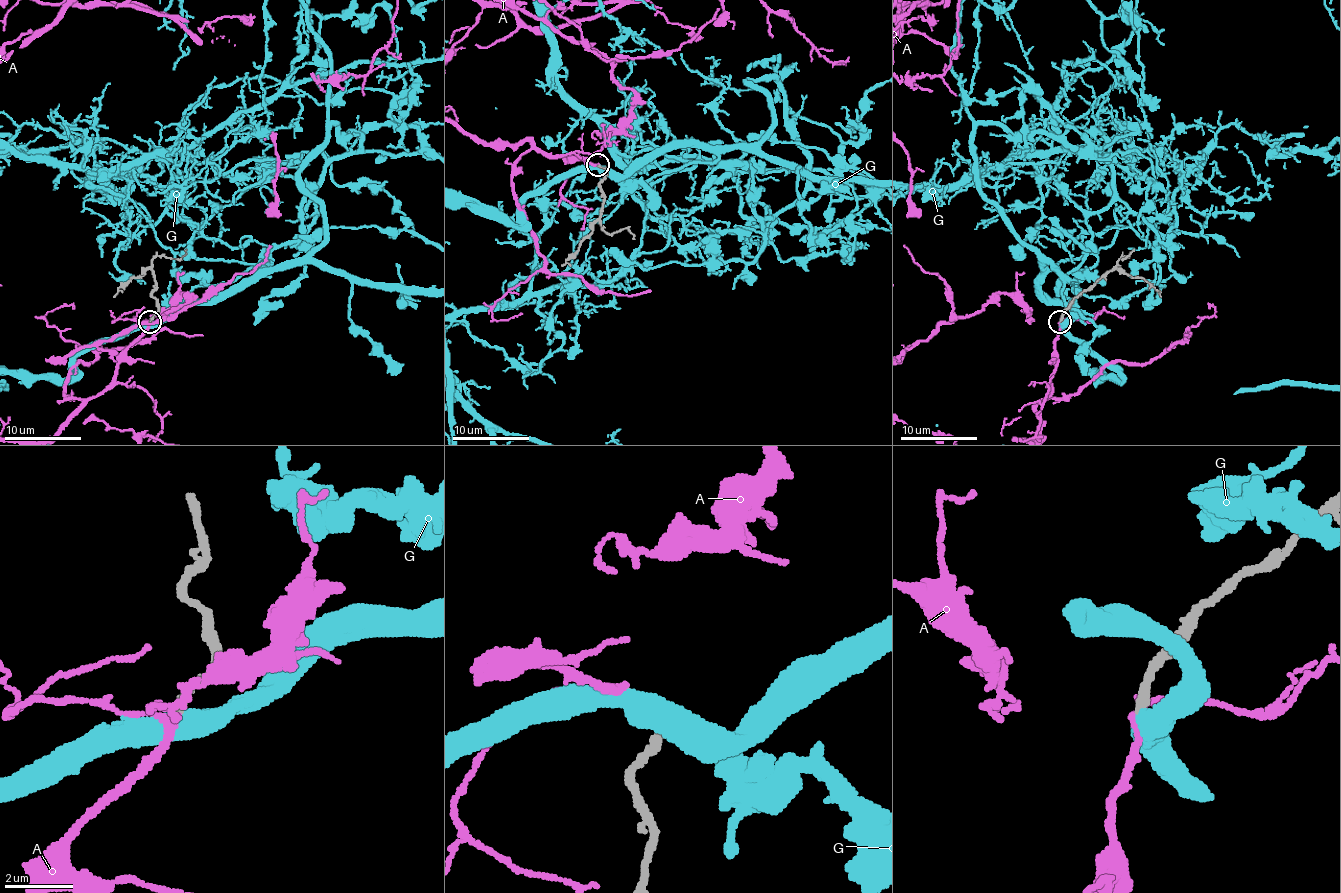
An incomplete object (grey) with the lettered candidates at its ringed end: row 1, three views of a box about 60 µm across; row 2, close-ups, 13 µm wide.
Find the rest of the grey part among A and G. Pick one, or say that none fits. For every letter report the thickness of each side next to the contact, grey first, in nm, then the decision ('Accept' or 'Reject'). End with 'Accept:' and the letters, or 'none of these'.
A: Thickness 260 nm (grey) against 180 nm. Accept
G: Thickness 280 nm (grey) against 550 nm. Reject
Accept: A

